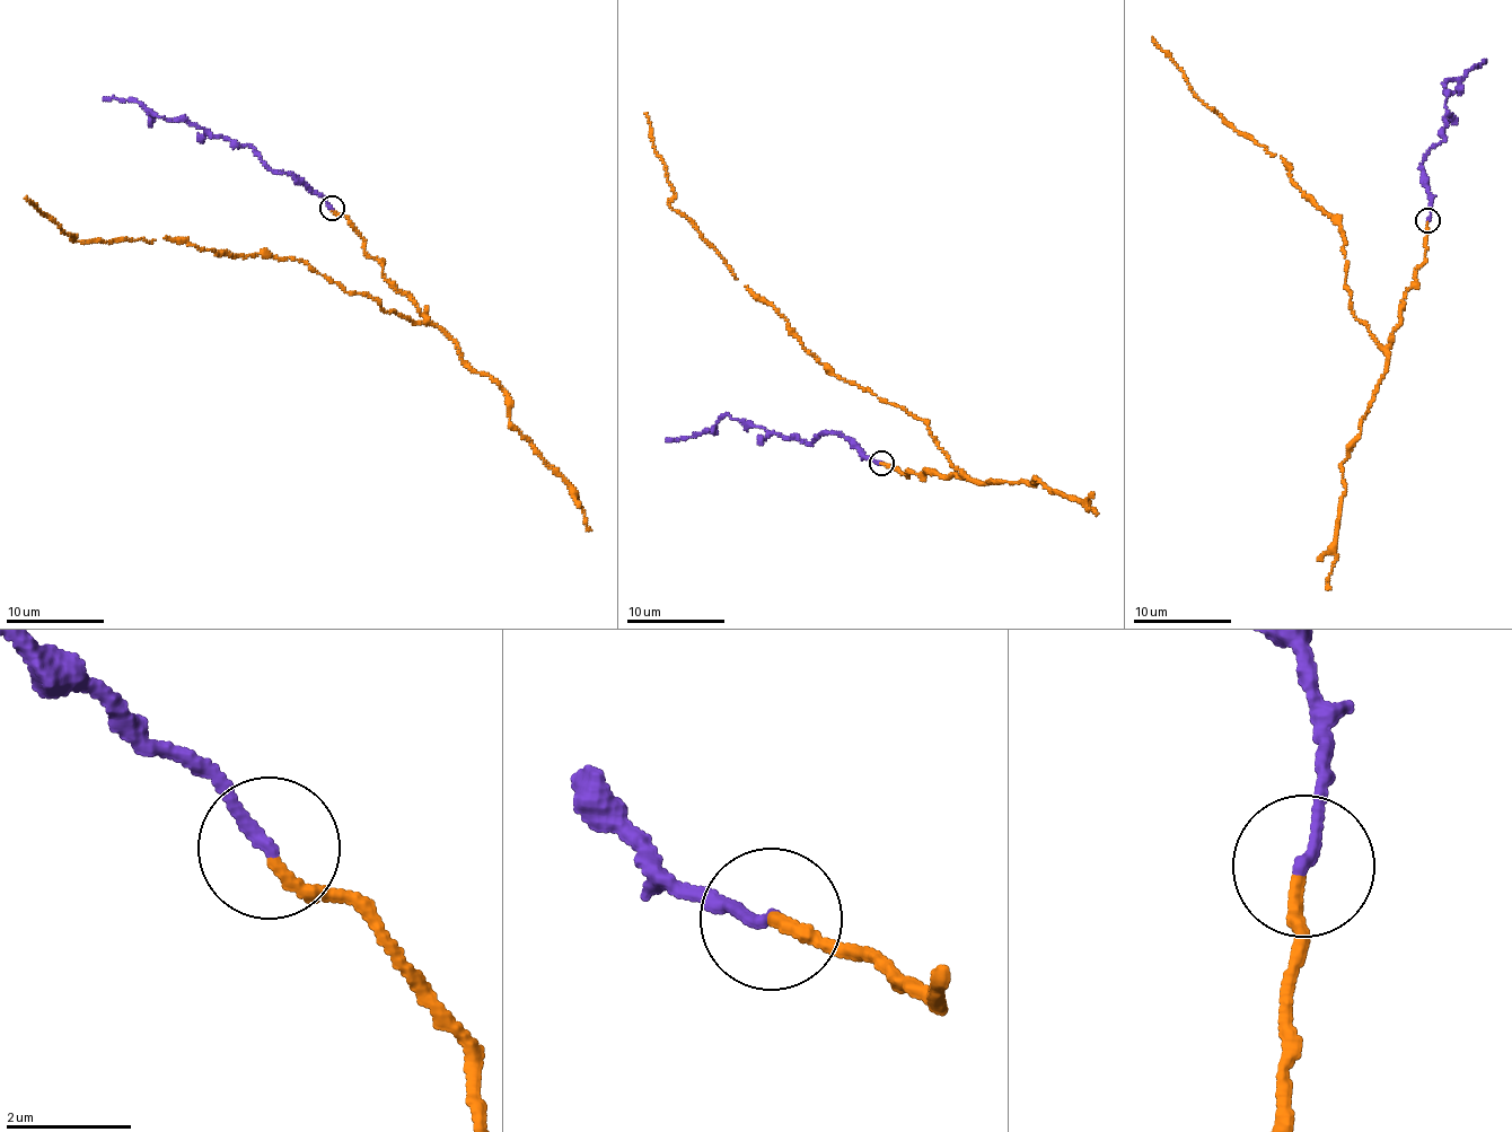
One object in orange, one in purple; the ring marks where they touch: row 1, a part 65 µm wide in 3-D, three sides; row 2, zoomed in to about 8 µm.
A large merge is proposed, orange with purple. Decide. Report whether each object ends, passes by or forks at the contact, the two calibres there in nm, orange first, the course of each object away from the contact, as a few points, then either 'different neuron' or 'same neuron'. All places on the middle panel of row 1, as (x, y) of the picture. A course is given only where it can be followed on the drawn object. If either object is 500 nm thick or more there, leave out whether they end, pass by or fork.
orange ends; purple ends; calibres 200 and 200 nm; course orange (880, 462), (906, 476), (960, 472), (924, 420), (828, 371), (671, 208), (647, 113); course purple (880, 462), (863, 458), (843, 435), (825, 431), (810, 442), (778, 437), (728, 415), (701, 433), (666, 441); same neuron

